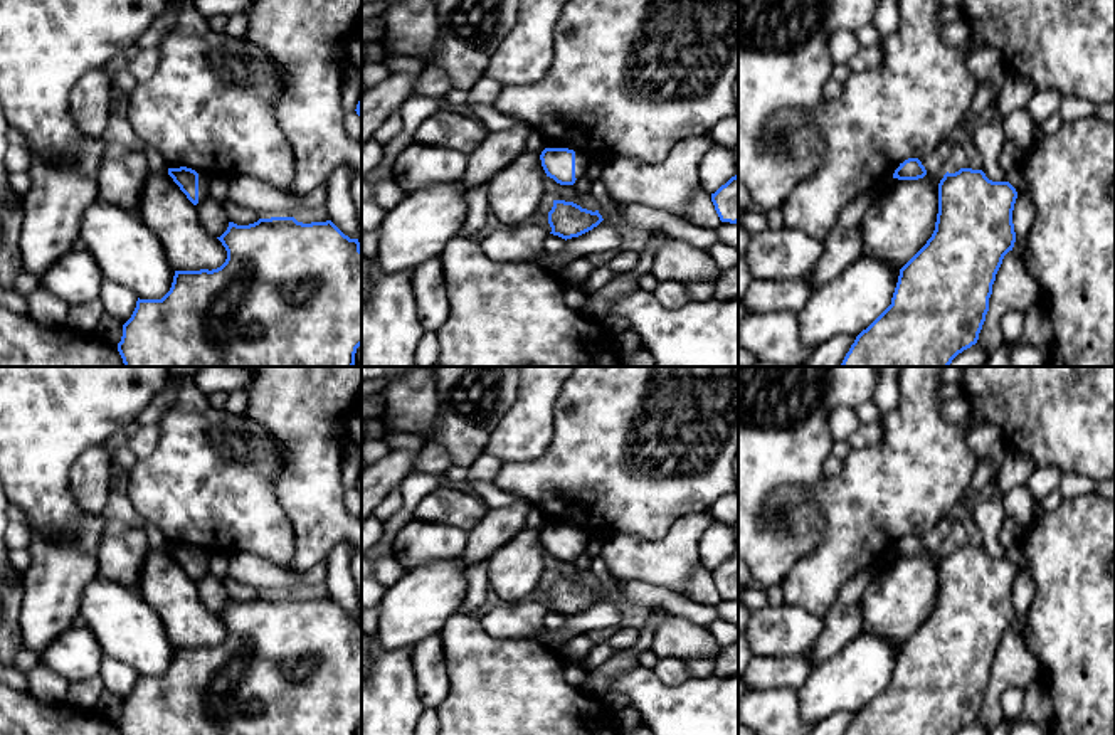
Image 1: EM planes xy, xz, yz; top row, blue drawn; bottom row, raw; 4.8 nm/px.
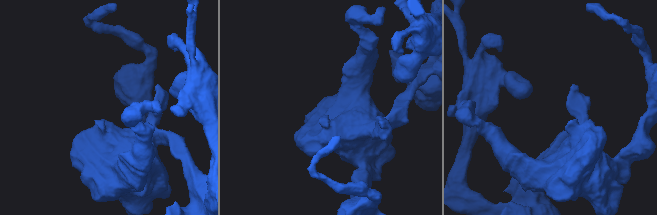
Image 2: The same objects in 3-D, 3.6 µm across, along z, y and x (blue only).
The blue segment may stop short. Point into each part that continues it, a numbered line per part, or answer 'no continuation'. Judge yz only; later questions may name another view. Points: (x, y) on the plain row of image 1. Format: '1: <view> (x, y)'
no continuation

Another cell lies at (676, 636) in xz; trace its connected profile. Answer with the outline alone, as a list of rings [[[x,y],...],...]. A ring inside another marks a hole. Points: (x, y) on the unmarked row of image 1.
[[[656,607],[653,612],[656,612],[659,617],[651,642],[651,651],[658,658],[676,656],[683,659],[715,659],[720,653],[721,648],[708,627],[671,614],[663,607]]]

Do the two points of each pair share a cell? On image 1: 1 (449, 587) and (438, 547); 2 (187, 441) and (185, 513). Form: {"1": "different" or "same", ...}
{"1": "different", "2": "same"}

